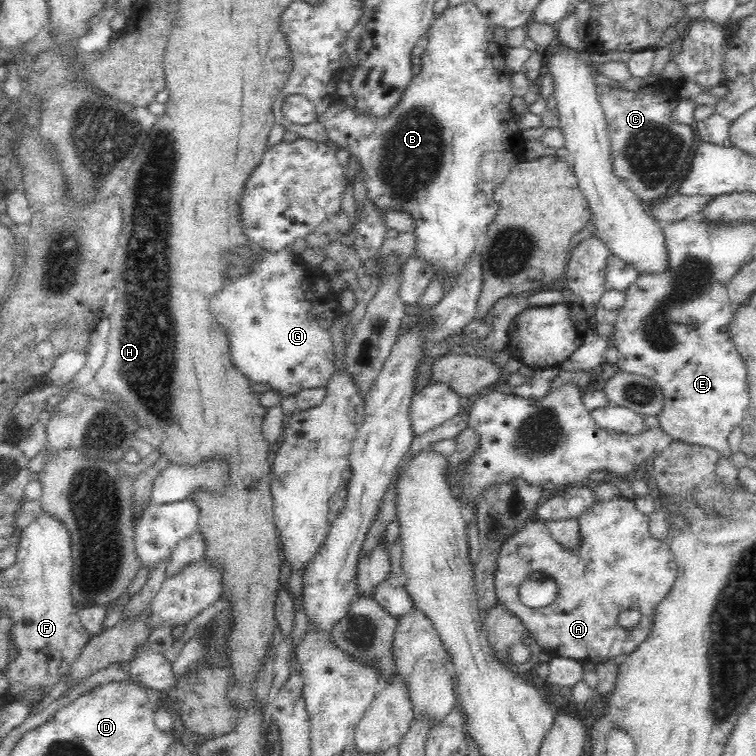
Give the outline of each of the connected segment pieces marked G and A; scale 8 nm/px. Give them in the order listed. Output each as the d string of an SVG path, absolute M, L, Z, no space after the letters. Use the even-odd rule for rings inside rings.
M291 245L278 249L278 252L261 249L262 252L254 254L246 266L246 272L230 280L225 278L222 288L214 292L208 302L210 317L224 330L231 363L250 384L266 384L268 391L280 398L295 396L308 388L325 388L335 369L332 326L336 318L345 313L340 292L332 290L331 279L324 270L319 266L307 266Z
M620 494L610 500L598 500L578 516L583 535L582 546L576 552L567 552L551 538L545 521L530 516L497 550L493 583L497 604L512 616L520 619L536 644L554 657L578 659L596 664L610 661L614 656L634 652L644 640L652 636L654 616L658 604L672 592L678 576L676 555L670 550L666 540L658 540L650 534L653 524L647 514L636 508L634 499ZM534 572L542 572L552 577L557 584L557 597L546 606L532 608L526 606L518 596L520 584ZM624 608L638 608L642 611L642 622L634 631L624 631L616 624L616 615Z

